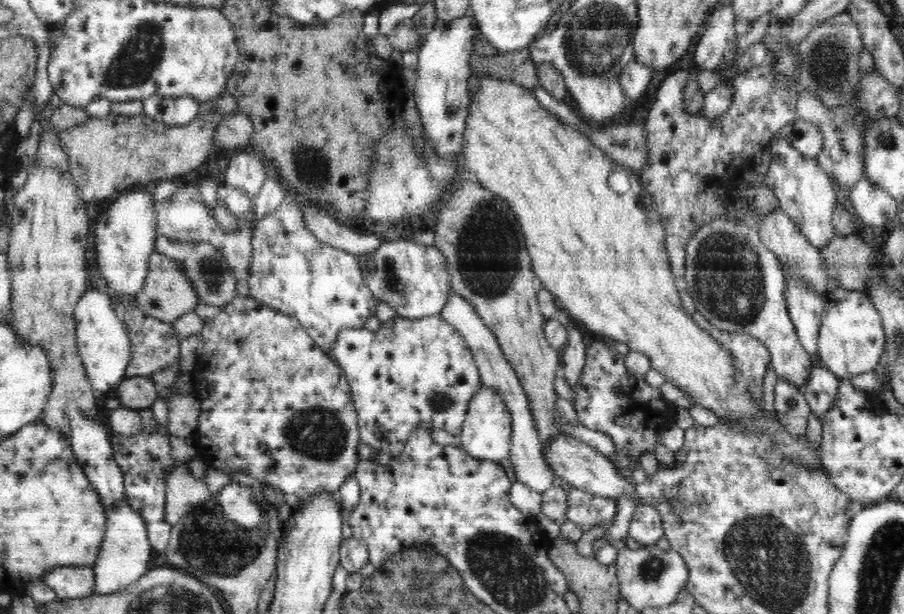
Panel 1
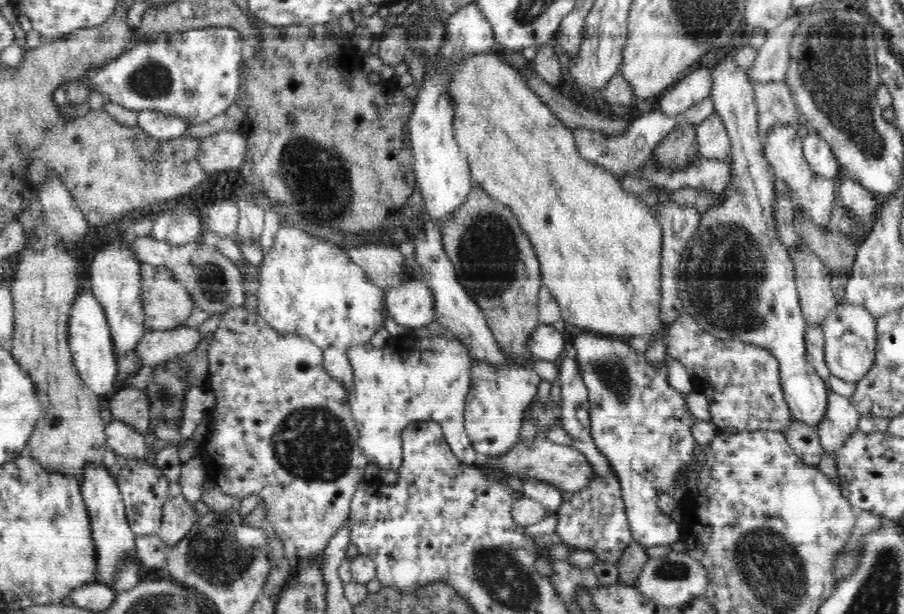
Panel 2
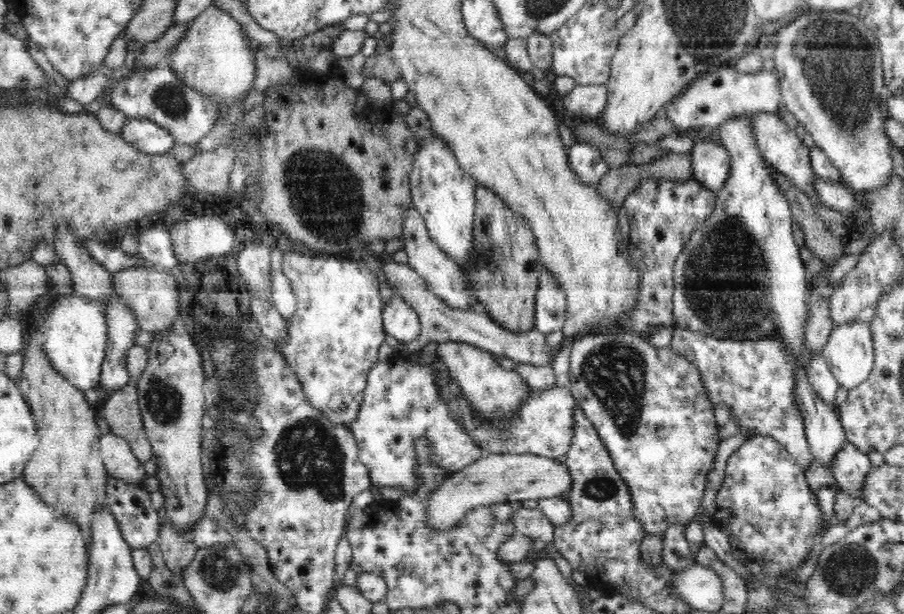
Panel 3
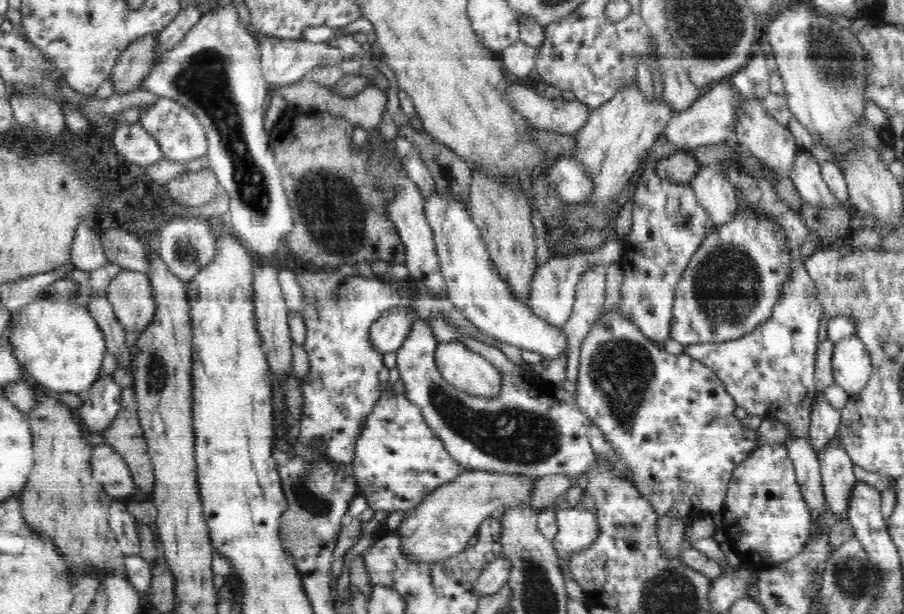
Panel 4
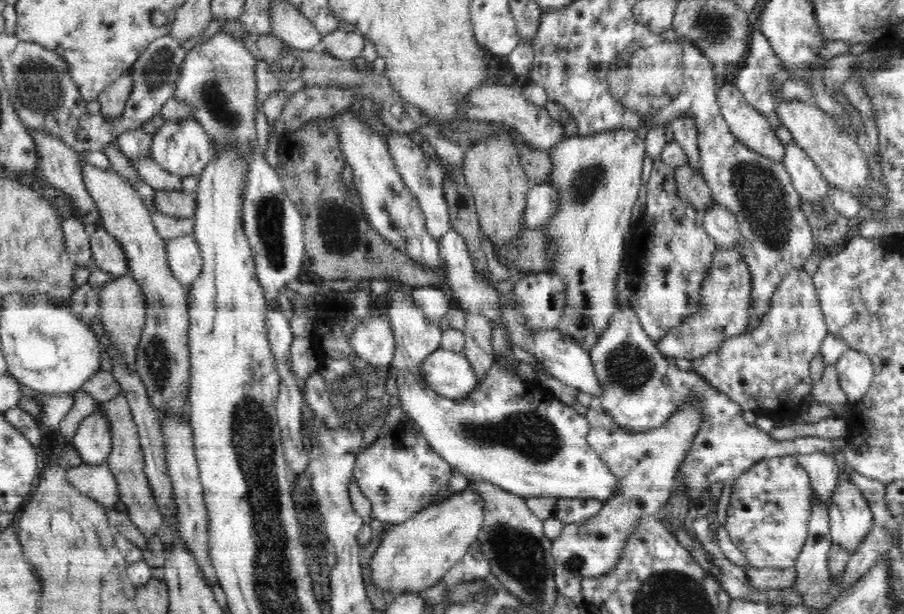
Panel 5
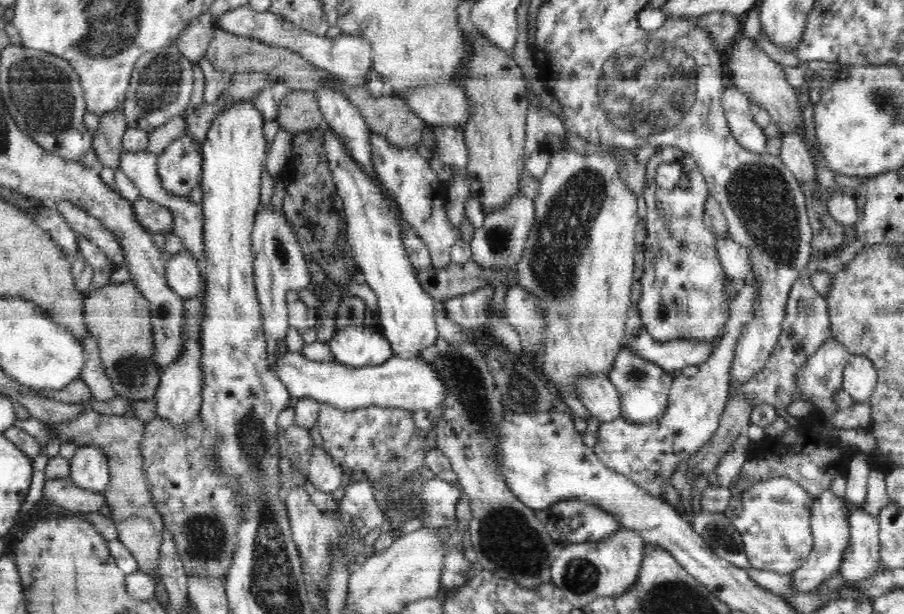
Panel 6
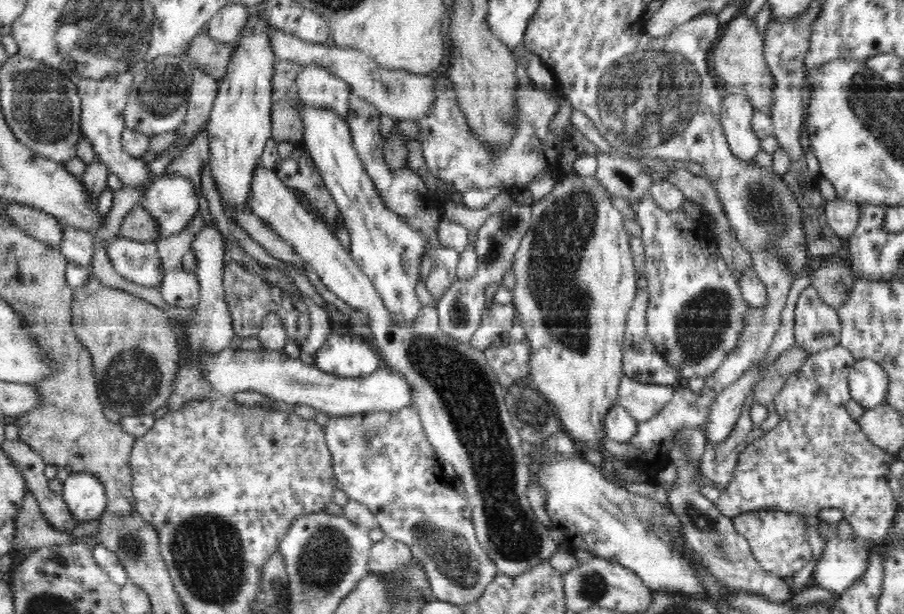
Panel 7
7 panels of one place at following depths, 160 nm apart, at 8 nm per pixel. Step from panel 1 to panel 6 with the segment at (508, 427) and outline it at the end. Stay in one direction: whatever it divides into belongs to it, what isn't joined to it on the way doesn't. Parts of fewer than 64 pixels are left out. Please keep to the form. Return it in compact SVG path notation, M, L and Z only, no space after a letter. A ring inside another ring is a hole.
M287 351L281 357L276 354L273 370L286 386L290 396L297 400L302 397L313 398L313 401L332 406L338 413L368 406L382 406L412 412L424 410L433 415L439 412L445 400L444 394L448 390L429 362L418 357L412 360L393 357L382 365L354 368L336 361L308 360L299 352Z

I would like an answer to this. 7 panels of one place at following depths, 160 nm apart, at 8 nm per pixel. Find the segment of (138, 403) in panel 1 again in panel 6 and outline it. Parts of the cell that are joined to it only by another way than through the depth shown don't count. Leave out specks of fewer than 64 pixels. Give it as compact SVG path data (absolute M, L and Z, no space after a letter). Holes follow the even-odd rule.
M85 411L77 418L74 418L70 423L66 425L59 425L52 429L52 427L46 427L48 433L48 441L51 436L56 433L58 437L62 437L62 442L66 442L68 439L73 439L77 447L80 445L98 445L104 449L104 455L108 457L109 476L110 483L108 484L108 490L106 491L105 498L107 506L110 509L110 516L112 521L116 523L116 531L118 531L118 539L126 545L126 548L132 552L136 561L138 561L138 568L144 573L150 575L152 579L160 576L159 569L159 554L162 544L162 531L164 528L162 517L160 513L156 511L154 503L152 503L152 496L149 492L149 484L147 484L147 475L144 471L144 455L142 455L142 432L144 432L146 424L140 422L135 416L109 416L108 414L98 414L94 411Z

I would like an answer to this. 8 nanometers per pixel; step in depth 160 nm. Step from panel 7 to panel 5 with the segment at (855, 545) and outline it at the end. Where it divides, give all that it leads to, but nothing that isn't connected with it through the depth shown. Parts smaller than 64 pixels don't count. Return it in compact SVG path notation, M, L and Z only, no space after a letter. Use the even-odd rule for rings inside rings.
M814 451L810 454L799 454L797 459L810 476L814 494L828 507L832 492L842 476L841 468L835 461L835 457L832 457L830 453ZM752 565L743 567L748 582L756 590L790 589L795 583L795 569L759 569Z

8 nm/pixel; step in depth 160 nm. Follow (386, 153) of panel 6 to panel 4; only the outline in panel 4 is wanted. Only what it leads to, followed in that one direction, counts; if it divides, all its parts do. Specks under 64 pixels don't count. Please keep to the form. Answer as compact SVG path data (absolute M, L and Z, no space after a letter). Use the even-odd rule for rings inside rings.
M398 136L395 140L395 150L397 150L397 159L402 163L407 175L418 185L422 196L429 197L437 190L437 184L418 153L418 149L414 149L414 145L407 138Z

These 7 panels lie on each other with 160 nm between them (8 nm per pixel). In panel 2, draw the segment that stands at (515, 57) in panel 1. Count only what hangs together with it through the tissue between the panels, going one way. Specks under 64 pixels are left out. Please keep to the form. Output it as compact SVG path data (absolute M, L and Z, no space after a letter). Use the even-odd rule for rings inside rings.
M528 61L525 68L519 70L528 86L549 106L549 109L568 127L570 131L576 127L586 127L600 131L606 135L619 135L627 127L626 120L602 118L598 113L588 111L574 104L566 95L553 89L540 75L533 71L534 64Z

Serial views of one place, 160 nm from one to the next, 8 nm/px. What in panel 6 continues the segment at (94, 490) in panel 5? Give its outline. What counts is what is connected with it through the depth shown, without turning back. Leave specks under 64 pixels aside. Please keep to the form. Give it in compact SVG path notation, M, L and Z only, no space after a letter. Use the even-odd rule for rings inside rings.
M70 477L46 479L43 495L47 500L55 500L70 513L99 512L98 510L107 504L103 494L83 490Z

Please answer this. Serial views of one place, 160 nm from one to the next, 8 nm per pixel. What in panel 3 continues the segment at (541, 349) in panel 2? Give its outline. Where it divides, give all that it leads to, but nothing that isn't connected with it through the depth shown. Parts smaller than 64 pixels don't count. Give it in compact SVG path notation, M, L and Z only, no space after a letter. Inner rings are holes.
M392 256L381 260L381 270L389 282L394 296L402 297L418 313L421 333L418 339L406 343L396 349L393 356L409 358L412 354L426 349L430 342L444 343L448 341L468 343L472 346L487 351L494 356L506 356L519 362L519 364L532 364L533 366L547 366L550 354L555 354L556 349L550 348L546 342L546 335L536 329L526 332L510 332L496 324L491 316L480 310L458 310L446 306L441 297L428 290L425 280L408 263L396 262Z

